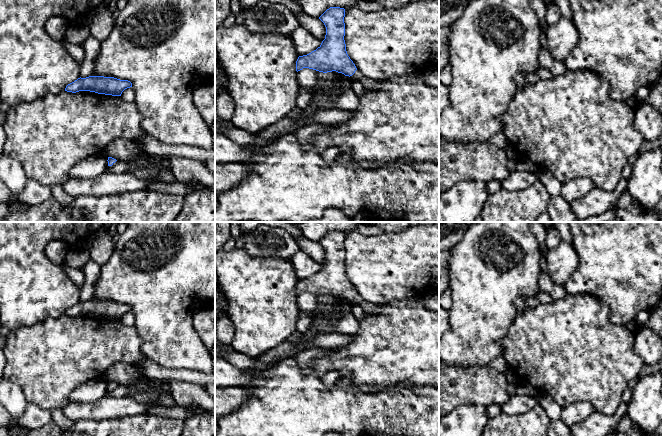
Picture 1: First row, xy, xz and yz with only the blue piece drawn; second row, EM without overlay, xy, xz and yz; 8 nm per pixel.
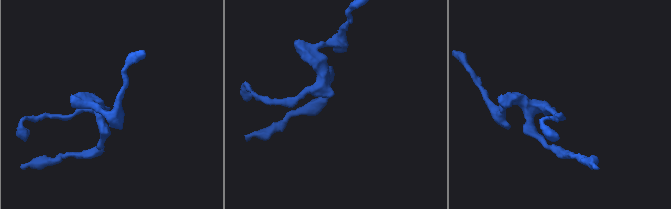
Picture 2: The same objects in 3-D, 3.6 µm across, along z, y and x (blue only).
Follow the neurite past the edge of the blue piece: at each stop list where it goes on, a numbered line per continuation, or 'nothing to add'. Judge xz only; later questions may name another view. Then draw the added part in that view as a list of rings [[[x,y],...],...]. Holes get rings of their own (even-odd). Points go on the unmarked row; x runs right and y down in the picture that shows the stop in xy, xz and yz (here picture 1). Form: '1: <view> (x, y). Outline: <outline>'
1: xz (366, 306). Outline: [[[356,294],[355,297],[350,300],[350,302],[358,304],[364,310],[364,312],[370,312],[372,314],[377,314],[382,309],[382,305],[371,304],[365,301],[359,294]]]

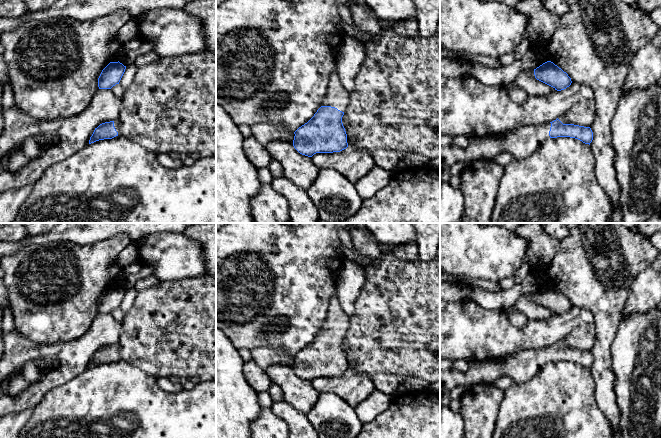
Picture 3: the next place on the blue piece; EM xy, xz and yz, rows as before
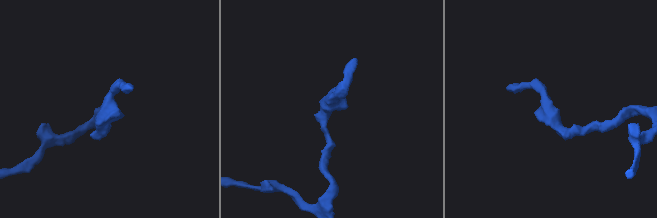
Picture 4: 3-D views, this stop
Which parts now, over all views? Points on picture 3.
1: xz (337, 320). Outline: [[[337,293],[331,298],[328,309],[327,320],[322,330],[335,331],[344,336],[349,327],[349,316],[342,310],[337,298]]]

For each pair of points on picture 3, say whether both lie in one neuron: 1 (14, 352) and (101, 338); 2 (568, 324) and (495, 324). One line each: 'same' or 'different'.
1: same
2: same

